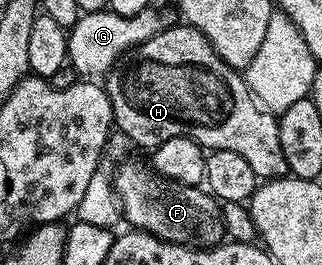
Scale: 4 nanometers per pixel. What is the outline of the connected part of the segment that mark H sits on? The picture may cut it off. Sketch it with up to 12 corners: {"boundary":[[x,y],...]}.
{"boundary":[[185,22],[105,77],[117,131],[290,175],[278,116]]}

